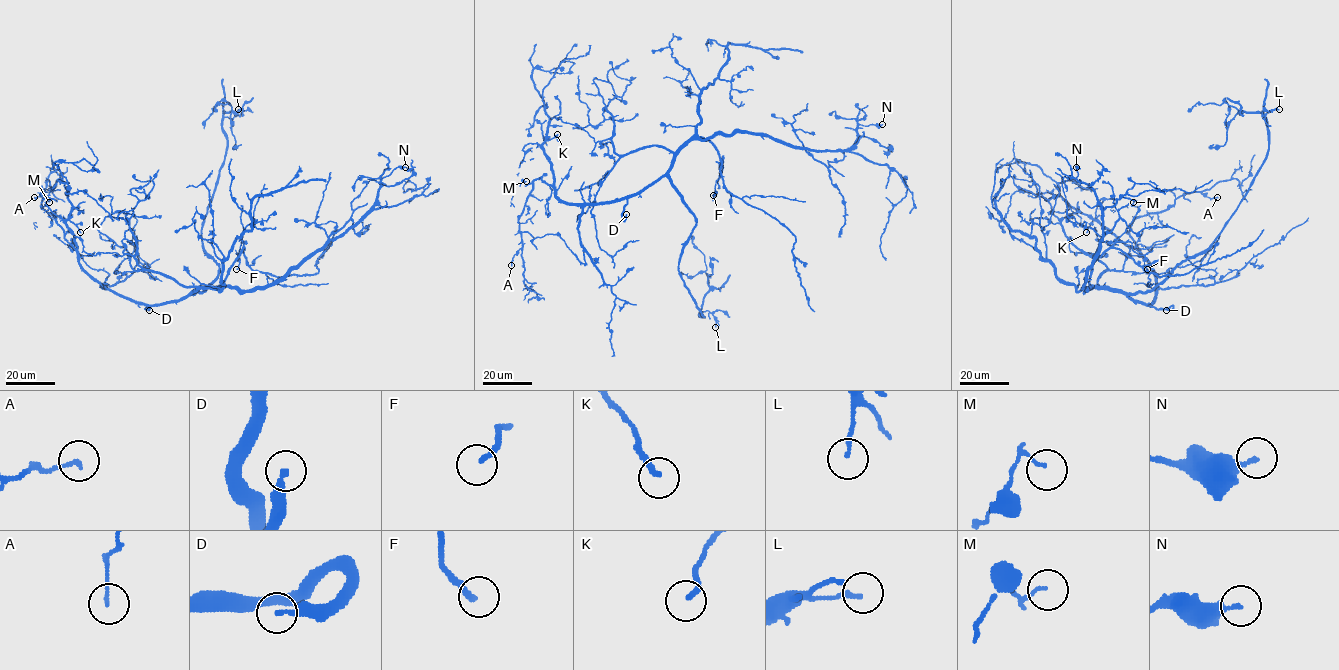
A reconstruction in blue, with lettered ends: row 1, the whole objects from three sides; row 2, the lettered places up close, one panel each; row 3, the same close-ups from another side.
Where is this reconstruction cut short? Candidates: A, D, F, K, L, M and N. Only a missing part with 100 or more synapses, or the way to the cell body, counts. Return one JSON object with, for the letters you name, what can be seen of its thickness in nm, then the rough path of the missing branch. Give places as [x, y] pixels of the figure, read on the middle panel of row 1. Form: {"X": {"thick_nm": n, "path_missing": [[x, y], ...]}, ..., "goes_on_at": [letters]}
{"D": {"thick_nm": 220, "path_missing": [[626, 214], [622, 226], [634, 235], [642, 235], [657, 249], [663, 249], [672, 237], [680, 233], [676, 237]]}, "goes_on_at": ["D"]}

